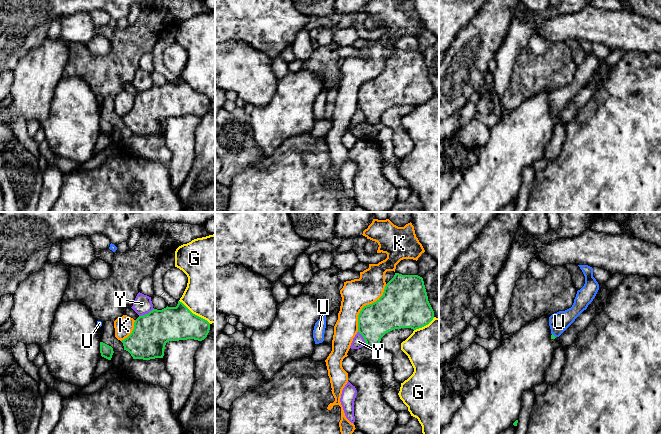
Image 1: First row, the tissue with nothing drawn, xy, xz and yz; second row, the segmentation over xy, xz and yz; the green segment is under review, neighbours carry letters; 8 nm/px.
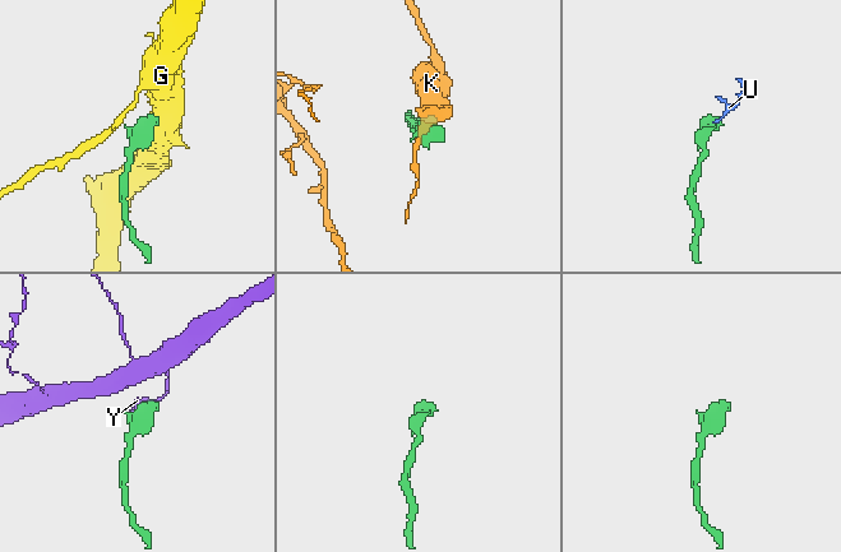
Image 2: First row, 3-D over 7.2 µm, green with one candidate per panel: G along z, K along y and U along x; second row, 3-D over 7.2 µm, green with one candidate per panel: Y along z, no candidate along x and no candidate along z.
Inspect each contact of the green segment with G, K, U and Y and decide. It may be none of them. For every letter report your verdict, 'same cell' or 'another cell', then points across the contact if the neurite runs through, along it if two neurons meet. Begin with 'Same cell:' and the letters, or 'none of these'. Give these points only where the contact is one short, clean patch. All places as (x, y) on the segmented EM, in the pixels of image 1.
Same cell: U
G: another cell; border along xy (179, 300), (193, 313), (210, 323)
K: another cell
U: same cell; runs through yz (552, 336), (553, 335), (559, 322)
Y: another cell

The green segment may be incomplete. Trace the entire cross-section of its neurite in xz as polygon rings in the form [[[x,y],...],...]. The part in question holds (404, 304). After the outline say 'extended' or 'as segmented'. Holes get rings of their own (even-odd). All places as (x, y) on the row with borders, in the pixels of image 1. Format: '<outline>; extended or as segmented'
[[[395,273],[383,295],[360,311],[358,332],[366,346],[374,350],[386,333],[401,328],[416,330],[428,325],[433,318],[423,278]]]; as segmented

